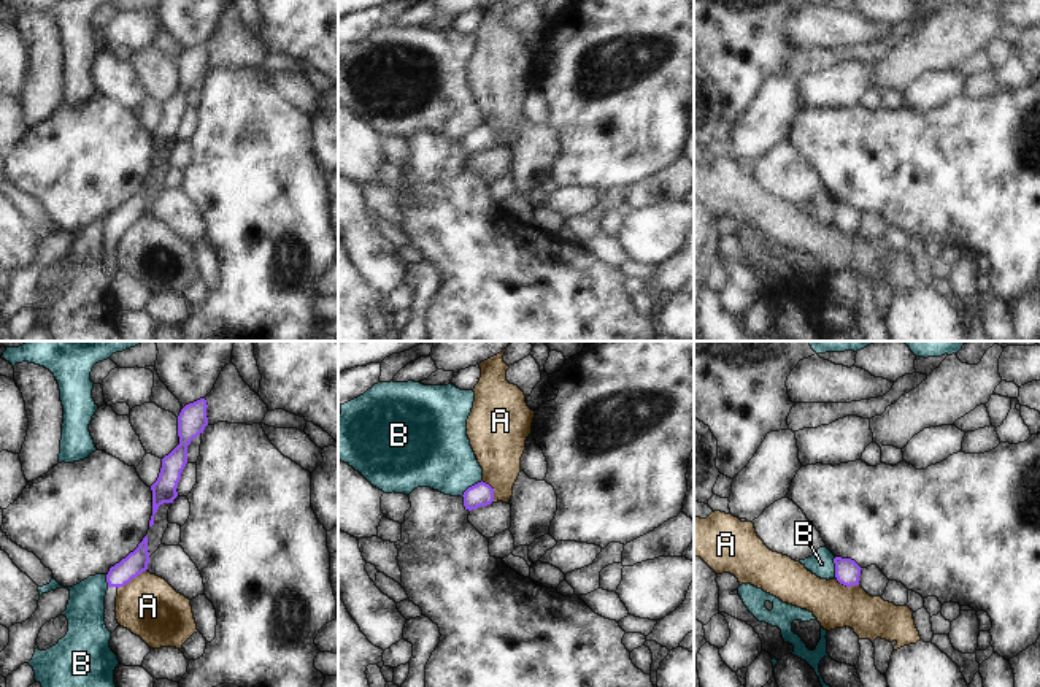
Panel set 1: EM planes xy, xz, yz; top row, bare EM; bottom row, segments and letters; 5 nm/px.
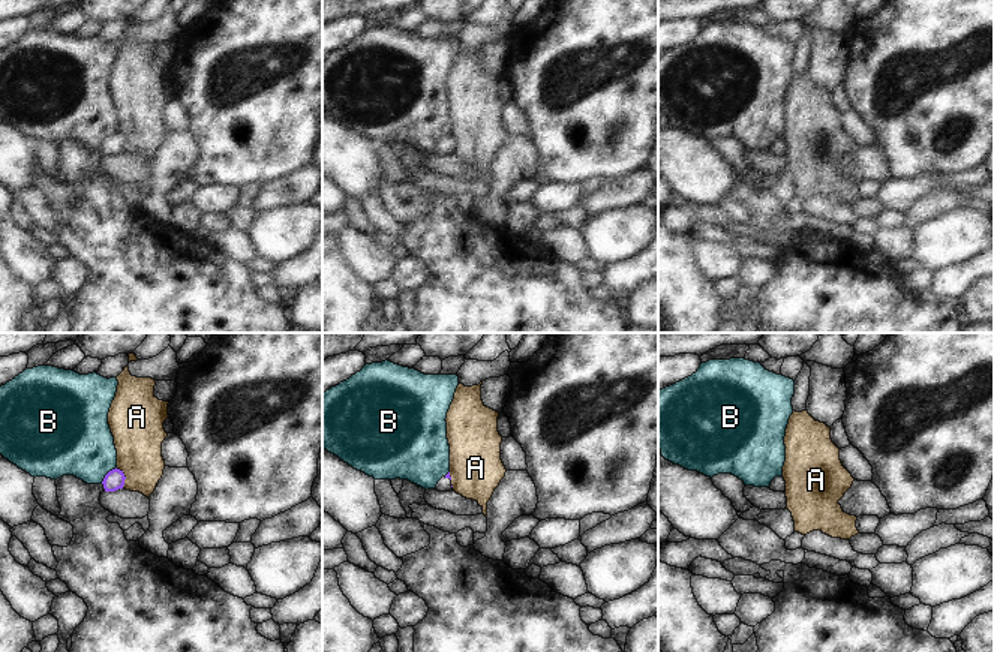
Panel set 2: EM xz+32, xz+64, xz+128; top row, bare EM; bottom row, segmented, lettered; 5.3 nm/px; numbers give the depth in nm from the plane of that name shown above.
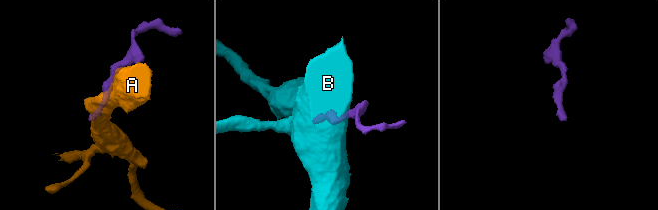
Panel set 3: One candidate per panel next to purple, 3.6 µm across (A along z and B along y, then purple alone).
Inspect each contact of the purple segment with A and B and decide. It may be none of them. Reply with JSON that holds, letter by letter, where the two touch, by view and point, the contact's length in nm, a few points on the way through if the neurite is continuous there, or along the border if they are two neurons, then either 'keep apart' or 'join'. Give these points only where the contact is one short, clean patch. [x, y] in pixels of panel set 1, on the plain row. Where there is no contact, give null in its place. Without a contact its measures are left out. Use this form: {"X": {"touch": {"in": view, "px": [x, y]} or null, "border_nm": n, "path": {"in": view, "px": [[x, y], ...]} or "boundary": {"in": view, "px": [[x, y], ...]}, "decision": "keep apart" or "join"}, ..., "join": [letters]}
{"A": {"touch": {"in": "xy", "px": [130, 224]}, "border_nm": 170, "boundary": {"in": "xy", "px": [[145, 214], [118, 234]]}, "decision": "keep apart"}, "B": {"touch": {"in": "xz", "px": [472, 130]}, "border_nm": 140, "boundary": {"in": "xz", "px": [[481, 124], [461, 140]]}, "decision": "keep apart"}, "join": []}

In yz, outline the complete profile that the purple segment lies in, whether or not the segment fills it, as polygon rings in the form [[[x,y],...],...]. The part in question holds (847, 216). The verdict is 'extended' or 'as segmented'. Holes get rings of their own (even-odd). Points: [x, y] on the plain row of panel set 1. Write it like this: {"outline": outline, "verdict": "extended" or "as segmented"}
{"outline": [[[835,201],[835,222],[840,228],[851,232],[859,230],[861,211],[851,203]]], "verdict": "as segmented"}

